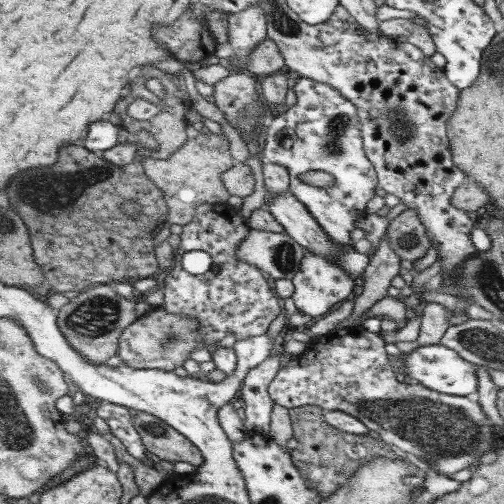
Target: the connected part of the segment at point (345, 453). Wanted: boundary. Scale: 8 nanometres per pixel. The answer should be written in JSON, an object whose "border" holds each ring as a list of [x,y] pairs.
{"border":[[[306,405],[301,408],[295,408],[290,412],[290,418],[294,427],[294,437],[298,444],[292,450],[293,461],[297,463],[300,474],[305,477],[305,483],[311,485],[313,489],[319,491],[320,498],[331,496],[335,493],[335,489],[342,488],[347,484],[347,477],[351,477],[359,466],[370,462],[373,458],[389,458],[391,460],[398,460],[397,456],[391,451],[391,446],[383,443],[379,438],[373,439],[367,435],[353,435],[336,430],[329,423],[323,420],[323,411],[317,406]]]}

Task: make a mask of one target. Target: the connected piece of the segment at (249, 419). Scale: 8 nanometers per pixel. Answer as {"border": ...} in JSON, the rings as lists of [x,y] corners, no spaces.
{"border":[[[281,354],[269,355],[265,362],[259,364],[255,368],[249,370],[245,382],[241,388],[242,400],[245,403],[245,425],[249,434],[263,434],[267,435],[271,432],[271,416],[274,408],[274,401],[270,398],[269,387],[273,379],[277,377],[279,369],[281,368]]]}

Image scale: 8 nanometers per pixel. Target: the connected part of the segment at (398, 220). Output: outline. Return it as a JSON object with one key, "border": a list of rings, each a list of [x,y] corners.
{"border":[[[415,210],[402,211],[389,221],[385,236],[395,254],[408,261],[421,258],[431,244]]]}

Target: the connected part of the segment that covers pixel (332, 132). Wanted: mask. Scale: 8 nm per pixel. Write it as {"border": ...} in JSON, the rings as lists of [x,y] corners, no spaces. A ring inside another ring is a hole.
{"border":[[[300,77],[293,90],[296,103],[269,126],[261,149],[262,161],[287,168],[290,191],[323,228],[325,236],[337,246],[352,246],[349,232],[355,230],[355,220],[366,215],[366,204],[378,186],[373,165],[363,151],[357,107],[334,87],[314,79]],[[311,170],[329,174],[333,178],[331,186],[311,186],[299,180],[301,174]]]}

